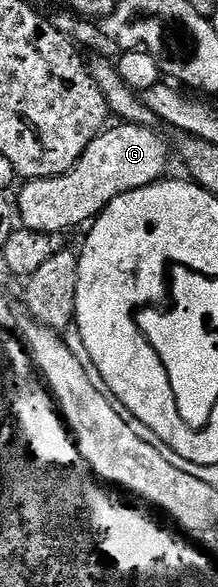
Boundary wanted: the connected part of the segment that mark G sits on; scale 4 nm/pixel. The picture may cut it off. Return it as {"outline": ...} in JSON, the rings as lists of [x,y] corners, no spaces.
{"outline":[[[118,124],[115,130],[109,130],[90,141],[69,174],[36,178],[25,183],[22,195],[16,198],[16,210],[25,229],[41,234],[62,234],[84,222],[93,223],[106,206],[120,196],[152,186],[167,177],[172,146],[157,134],[157,129]]]}

